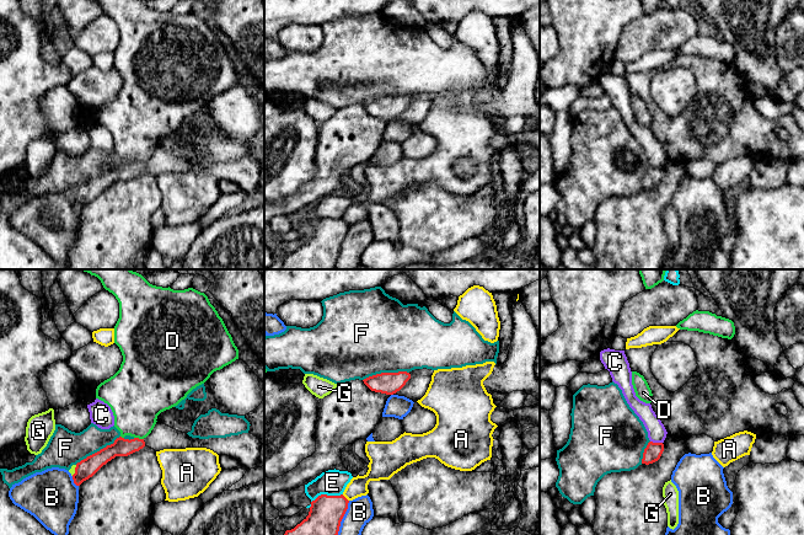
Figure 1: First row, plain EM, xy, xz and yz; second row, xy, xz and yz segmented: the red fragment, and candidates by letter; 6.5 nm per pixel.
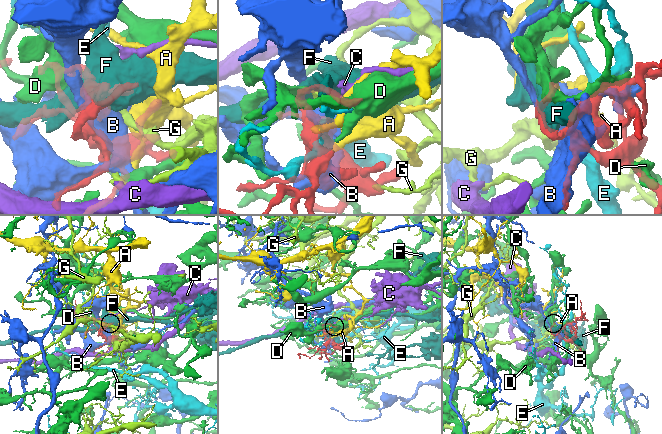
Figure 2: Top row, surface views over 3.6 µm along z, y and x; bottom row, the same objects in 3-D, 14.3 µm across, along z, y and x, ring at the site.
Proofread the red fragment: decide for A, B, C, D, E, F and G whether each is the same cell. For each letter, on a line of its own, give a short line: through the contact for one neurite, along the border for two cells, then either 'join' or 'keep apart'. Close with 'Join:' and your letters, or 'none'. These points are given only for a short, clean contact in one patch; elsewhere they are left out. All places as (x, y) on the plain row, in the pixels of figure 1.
A: line xz (342, 219), (348, 225); keep apart
B: keep apart
C: line yz (650, 165), (662, 167); keep apart
D: keep apart
E: keep apart
F: keep apart
G: line xy (76, 190), (71, 199); keep apart
Join: none

